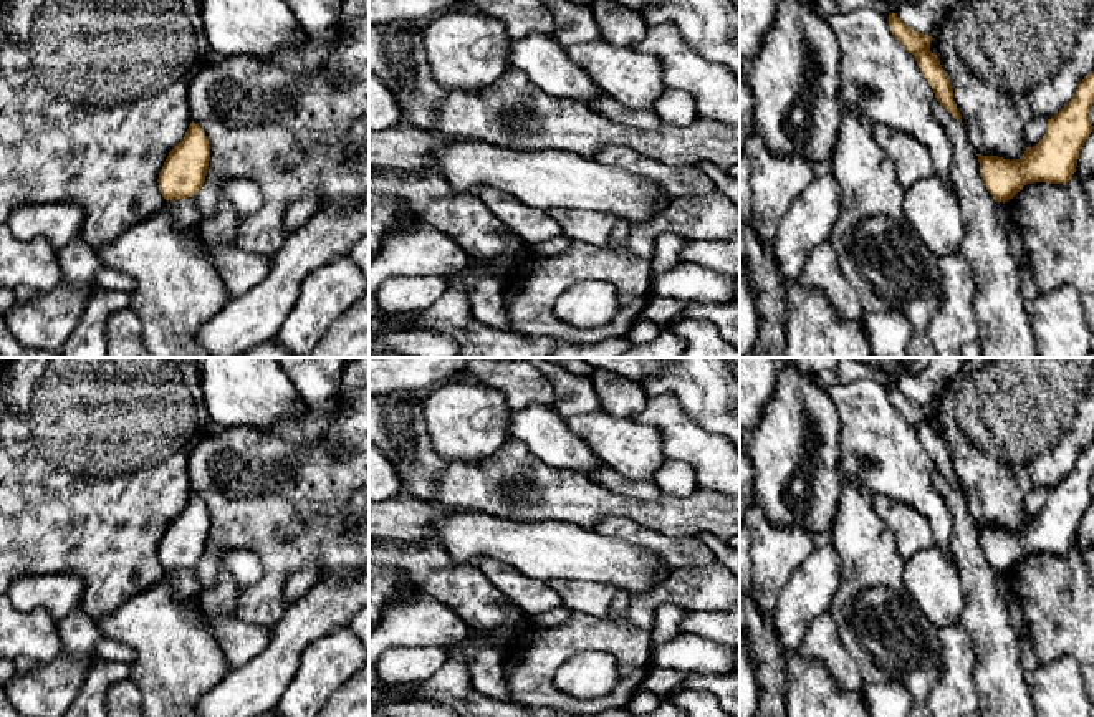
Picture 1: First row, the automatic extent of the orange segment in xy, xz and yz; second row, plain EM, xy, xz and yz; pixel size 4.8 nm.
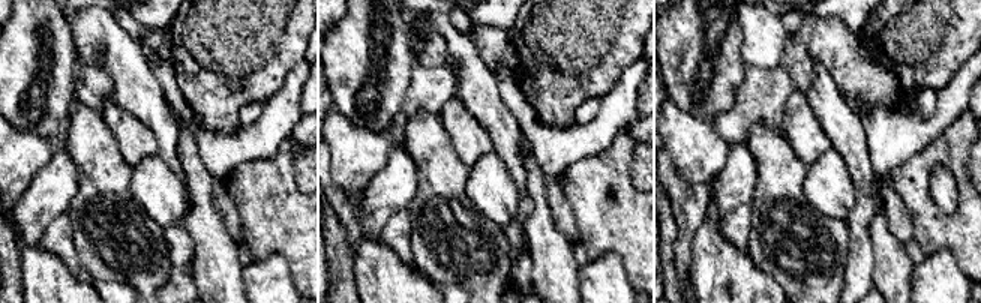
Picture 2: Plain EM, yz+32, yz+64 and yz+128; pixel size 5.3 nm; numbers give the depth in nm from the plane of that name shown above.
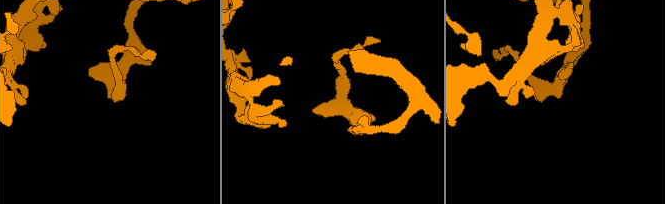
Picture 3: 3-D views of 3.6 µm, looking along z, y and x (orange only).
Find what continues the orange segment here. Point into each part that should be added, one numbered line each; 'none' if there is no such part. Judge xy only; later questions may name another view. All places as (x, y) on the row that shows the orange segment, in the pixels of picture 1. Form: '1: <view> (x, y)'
none

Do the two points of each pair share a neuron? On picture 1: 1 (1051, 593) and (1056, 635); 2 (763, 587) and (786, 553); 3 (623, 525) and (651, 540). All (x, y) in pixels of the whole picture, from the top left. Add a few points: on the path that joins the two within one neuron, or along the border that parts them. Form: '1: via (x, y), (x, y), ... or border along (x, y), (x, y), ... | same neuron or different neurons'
1: via (1053, 603), (1053, 625) | same neuron
2: via (768, 578), (770, 570), (778, 562) | same neuron
3: via (629, 530), (644, 538) | same neuron

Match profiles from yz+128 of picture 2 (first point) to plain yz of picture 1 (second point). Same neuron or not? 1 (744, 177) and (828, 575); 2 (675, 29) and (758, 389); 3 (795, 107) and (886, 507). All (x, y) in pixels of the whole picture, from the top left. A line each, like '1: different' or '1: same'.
1: same
2: different
3: same

